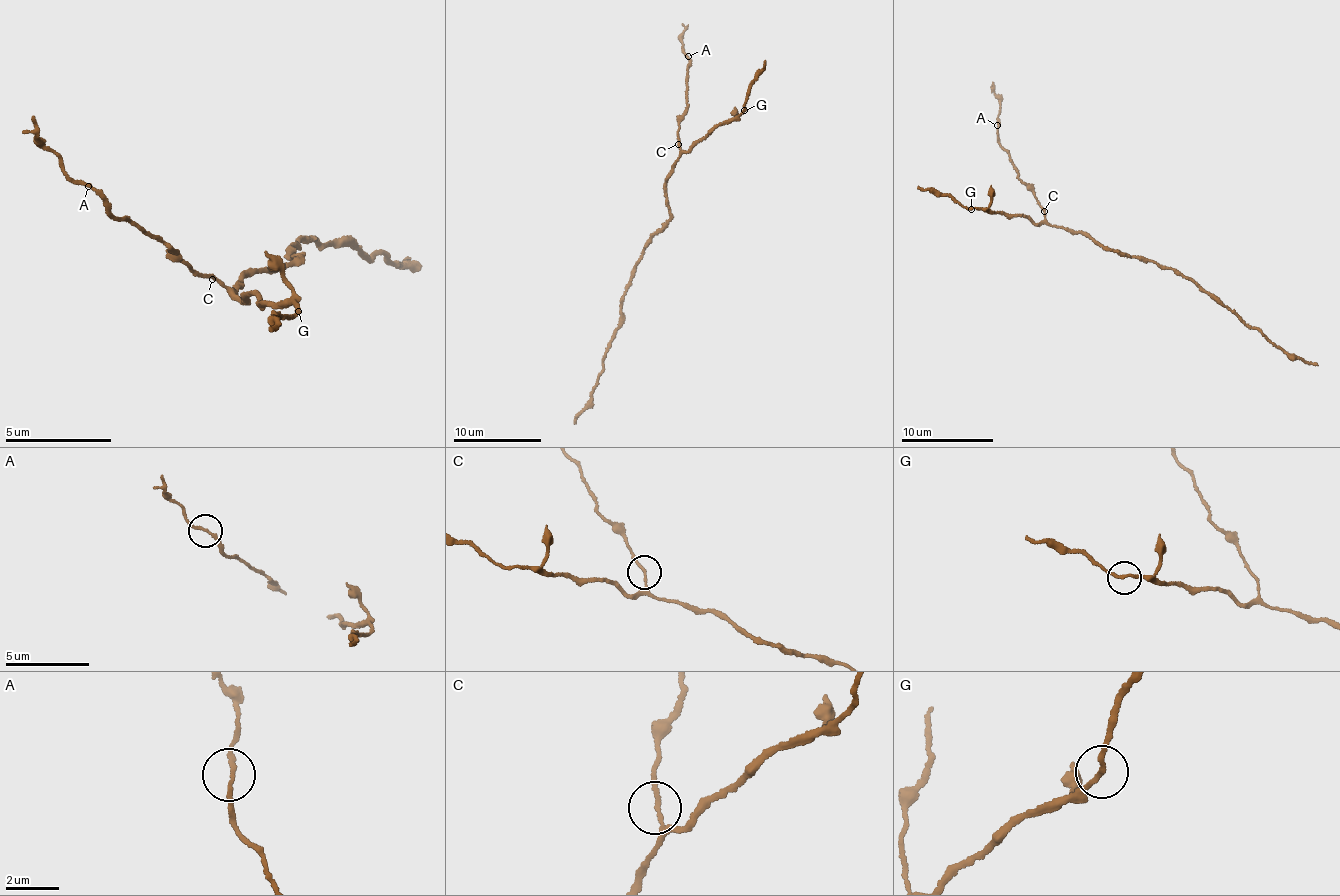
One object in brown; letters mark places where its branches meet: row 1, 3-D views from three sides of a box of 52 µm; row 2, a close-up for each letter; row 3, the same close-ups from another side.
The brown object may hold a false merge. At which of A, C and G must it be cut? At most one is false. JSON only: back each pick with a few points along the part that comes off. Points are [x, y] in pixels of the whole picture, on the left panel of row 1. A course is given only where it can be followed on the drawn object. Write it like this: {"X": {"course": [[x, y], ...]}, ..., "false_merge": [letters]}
{"false_merge": []}

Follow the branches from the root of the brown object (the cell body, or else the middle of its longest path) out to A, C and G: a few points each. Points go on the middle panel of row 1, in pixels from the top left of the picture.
A: (666, 225), (669, 207), (666, 176), (682, 151), (678, 130), (687, 104), (688, 56)
C: (666, 225), (669, 207), (666, 176), (681, 154), (678, 144)
G: (666, 225), (669, 207), (666, 176), (672, 171), (677, 157), (744, 111)

